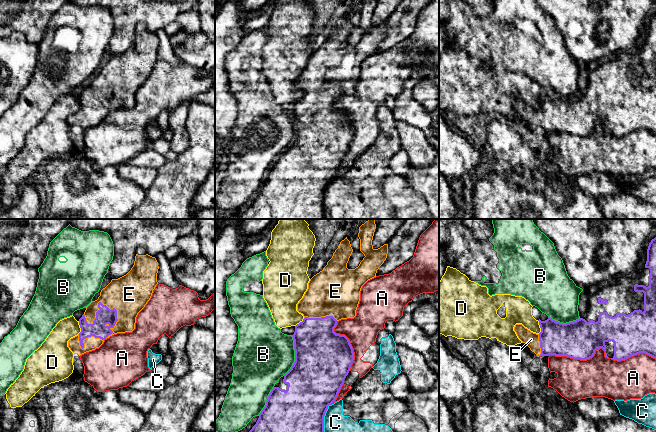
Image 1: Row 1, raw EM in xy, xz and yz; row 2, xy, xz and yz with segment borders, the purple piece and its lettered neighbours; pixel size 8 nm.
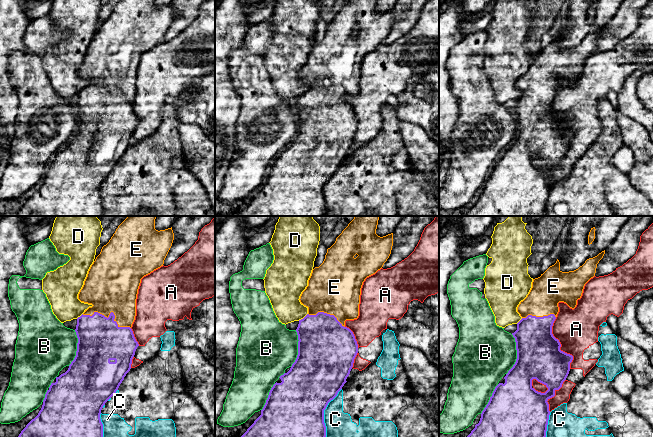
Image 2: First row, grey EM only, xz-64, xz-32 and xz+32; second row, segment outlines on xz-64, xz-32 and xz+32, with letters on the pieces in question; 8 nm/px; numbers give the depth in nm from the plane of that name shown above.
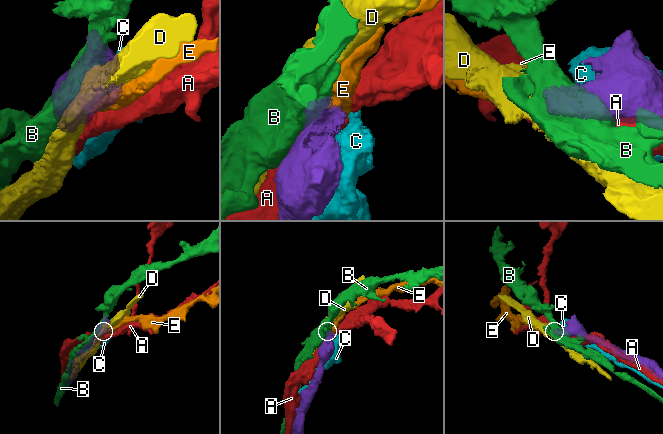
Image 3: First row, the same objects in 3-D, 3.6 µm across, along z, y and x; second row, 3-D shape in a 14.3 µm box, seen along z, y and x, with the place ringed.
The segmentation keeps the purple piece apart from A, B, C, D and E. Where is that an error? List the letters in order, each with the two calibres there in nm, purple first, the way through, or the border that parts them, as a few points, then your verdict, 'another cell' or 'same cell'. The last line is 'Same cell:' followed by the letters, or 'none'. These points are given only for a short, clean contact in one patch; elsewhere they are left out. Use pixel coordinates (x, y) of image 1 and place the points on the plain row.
A: 300/320 nm | another cell
B: 460/460 nm | another cell
C: 500/360 nm | another cell
D: 260/200 nm | along yz (537, 96), (540, 102), (539, 109) | another cell
E: 130/320 nm | same cell
Same cell: E

